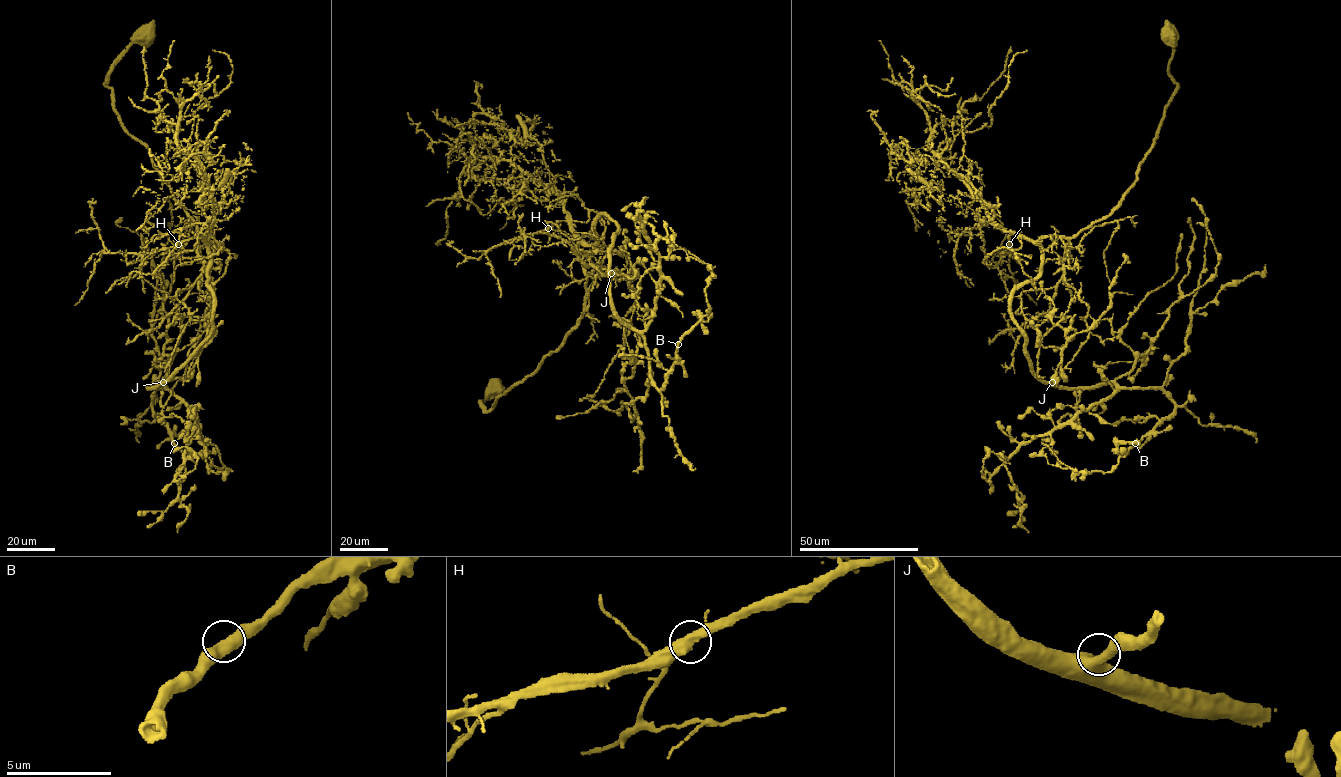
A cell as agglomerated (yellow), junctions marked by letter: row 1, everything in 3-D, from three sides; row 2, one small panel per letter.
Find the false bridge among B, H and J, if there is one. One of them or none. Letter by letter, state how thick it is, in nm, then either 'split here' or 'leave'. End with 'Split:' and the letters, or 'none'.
B: 480 nm thick; leave
H: 480 nm thick; leave
J: 460 nm thick; leave
Split: none

